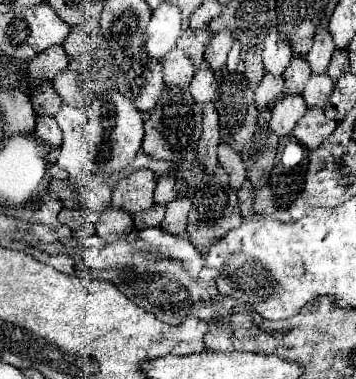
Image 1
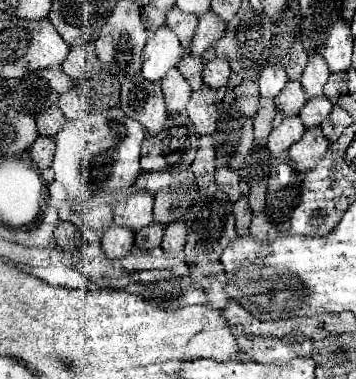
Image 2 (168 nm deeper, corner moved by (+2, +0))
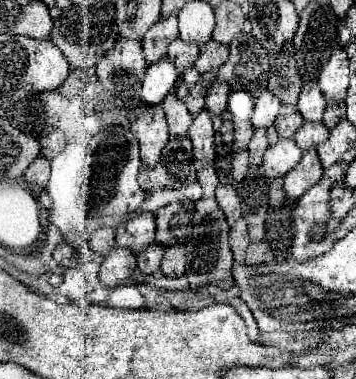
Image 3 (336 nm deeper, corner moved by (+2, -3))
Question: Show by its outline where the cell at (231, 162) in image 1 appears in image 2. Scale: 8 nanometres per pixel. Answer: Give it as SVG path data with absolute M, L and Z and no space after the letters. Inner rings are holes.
M217 167L215 181L229 195L229 199L233 203L241 197L241 191L239 191L239 175L235 171L231 171L229 167Z

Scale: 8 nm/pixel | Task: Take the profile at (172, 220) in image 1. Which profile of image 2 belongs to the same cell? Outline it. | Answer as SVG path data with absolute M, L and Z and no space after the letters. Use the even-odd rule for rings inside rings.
M177 221L177 223L171 223L165 227L165 235L163 235L163 251L167 253L179 253L183 251L185 247L185 237L187 237L187 227L185 223Z

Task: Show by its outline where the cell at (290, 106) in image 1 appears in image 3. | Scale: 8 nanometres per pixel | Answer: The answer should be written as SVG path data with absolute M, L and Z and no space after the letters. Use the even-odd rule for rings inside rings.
M293 138L279 140L277 144L269 146L267 152L263 154L263 158L265 158L265 176L269 176L269 178L285 176L287 170L295 168L295 162L299 162L301 156L303 156L303 152L299 150L299 146Z

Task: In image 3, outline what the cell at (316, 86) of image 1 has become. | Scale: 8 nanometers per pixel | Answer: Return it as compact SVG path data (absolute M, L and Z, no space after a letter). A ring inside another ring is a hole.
M303 122L303 126L295 134L295 142L305 152L309 148L315 148L319 142L323 142L327 138L327 134L329 134L329 130L323 122Z

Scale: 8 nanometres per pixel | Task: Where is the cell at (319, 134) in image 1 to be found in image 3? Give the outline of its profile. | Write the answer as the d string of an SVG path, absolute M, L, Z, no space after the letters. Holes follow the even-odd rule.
M311 148L303 154L299 164L285 174L287 196L291 198L303 196L303 192L307 192L321 178L321 174L323 174L323 166L321 166L319 154L315 148Z

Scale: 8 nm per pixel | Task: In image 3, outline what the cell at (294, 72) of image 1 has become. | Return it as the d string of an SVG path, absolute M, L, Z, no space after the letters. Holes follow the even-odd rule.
M285 104L281 114L275 118L275 128L279 138L293 138L301 124L303 124L303 116L297 112L295 104Z

